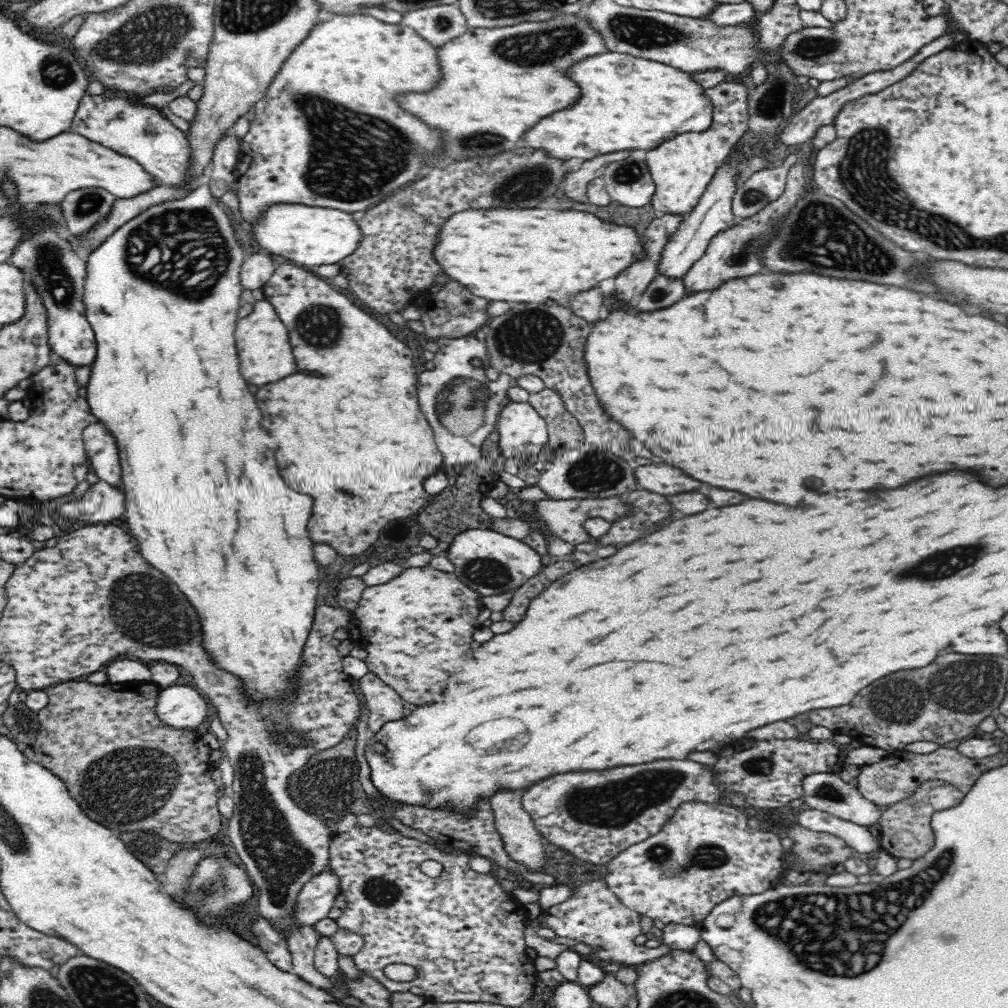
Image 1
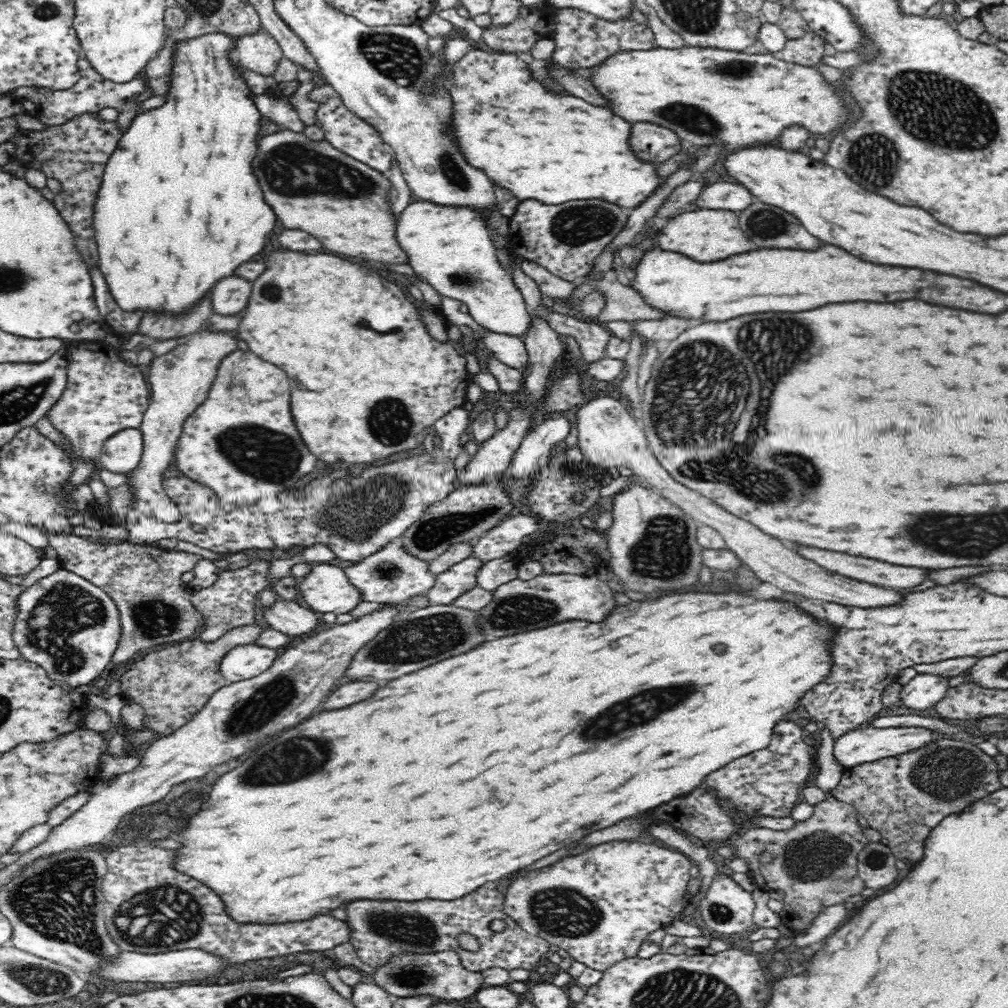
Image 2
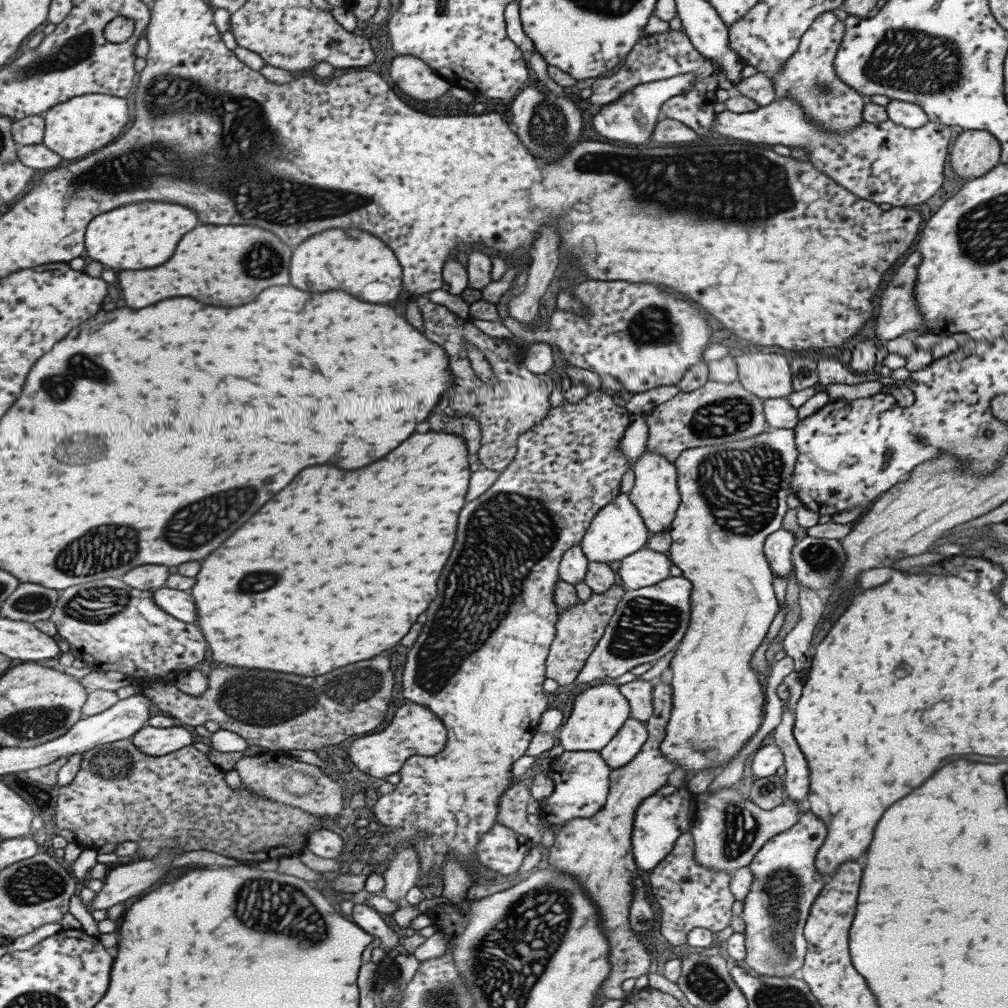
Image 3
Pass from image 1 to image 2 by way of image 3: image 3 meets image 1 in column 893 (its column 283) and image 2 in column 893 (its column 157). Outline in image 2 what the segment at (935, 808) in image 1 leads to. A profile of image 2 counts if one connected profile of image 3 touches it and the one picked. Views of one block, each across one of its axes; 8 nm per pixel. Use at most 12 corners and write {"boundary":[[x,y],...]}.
{"boundary":[[946,738],[845,768],[829,794],[898,860],[944,816],[1002,788],[993,758]]}

